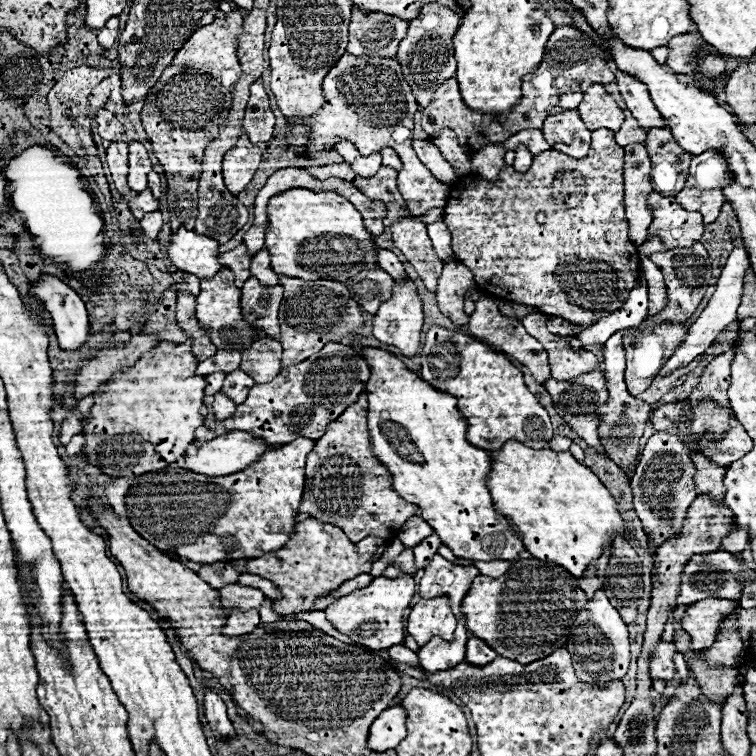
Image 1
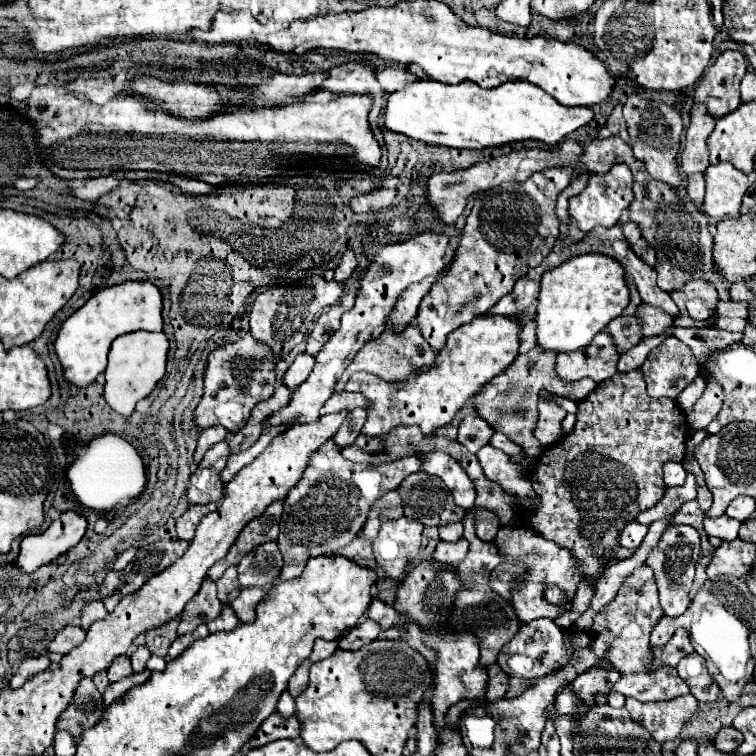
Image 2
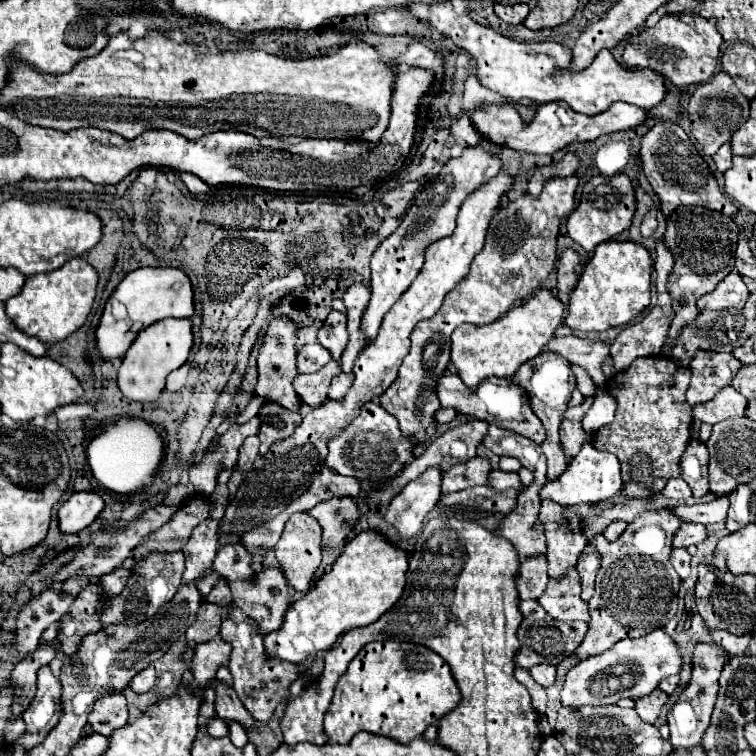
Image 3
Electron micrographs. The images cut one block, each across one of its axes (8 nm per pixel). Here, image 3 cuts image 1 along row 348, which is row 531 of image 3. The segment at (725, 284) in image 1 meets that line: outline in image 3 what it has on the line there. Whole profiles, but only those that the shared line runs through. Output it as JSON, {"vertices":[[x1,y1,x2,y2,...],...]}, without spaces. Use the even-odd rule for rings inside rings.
{"vertices":[[682,524,672,540,672,548,696,546,706,538,706,528,702,524]]}

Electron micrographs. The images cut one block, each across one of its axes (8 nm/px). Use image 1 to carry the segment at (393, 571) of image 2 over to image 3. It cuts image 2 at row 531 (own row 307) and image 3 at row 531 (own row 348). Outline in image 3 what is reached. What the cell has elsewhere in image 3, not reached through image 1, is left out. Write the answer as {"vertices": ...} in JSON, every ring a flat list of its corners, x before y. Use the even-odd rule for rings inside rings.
{"vertices":[[426,468,422,476,408,482,390,502,386,520,398,528,404,538,412,538,426,518,426,514,440,500,442,468]]}

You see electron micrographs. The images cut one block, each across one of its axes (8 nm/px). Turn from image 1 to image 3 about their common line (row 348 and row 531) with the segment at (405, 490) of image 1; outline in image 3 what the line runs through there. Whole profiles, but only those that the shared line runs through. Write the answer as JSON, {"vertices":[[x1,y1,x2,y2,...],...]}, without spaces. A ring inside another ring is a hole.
{"vertices":[[364,530,352,538,332,564,332,570,294,602,286,612,286,622,278,632,264,636,268,656,288,662,302,662,322,650,332,648,338,636,352,628,368,626,388,612,404,592,408,572,408,552,390,544,378,530]]}

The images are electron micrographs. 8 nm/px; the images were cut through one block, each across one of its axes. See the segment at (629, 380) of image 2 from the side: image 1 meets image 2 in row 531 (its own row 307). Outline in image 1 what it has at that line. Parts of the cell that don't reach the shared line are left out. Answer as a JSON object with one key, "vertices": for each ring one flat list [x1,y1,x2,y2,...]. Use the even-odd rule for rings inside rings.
{"vertices":[[608,128,594,130,588,156,576,160,556,150,544,150,534,156,528,172,516,172,512,166,502,168,496,182,488,182,478,174,464,174,450,184,448,204,444,206,444,222,452,232,452,250,458,262,468,266,478,288,502,300,530,304,548,316,562,316,580,326,592,326,600,318,620,310,628,292,640,278,640,254,628,238,628,222,624,214,624,150,614,142,614,132],[576,170,586,180,586,192,578,206,568,208,552,200,552,182,564,172]]}

